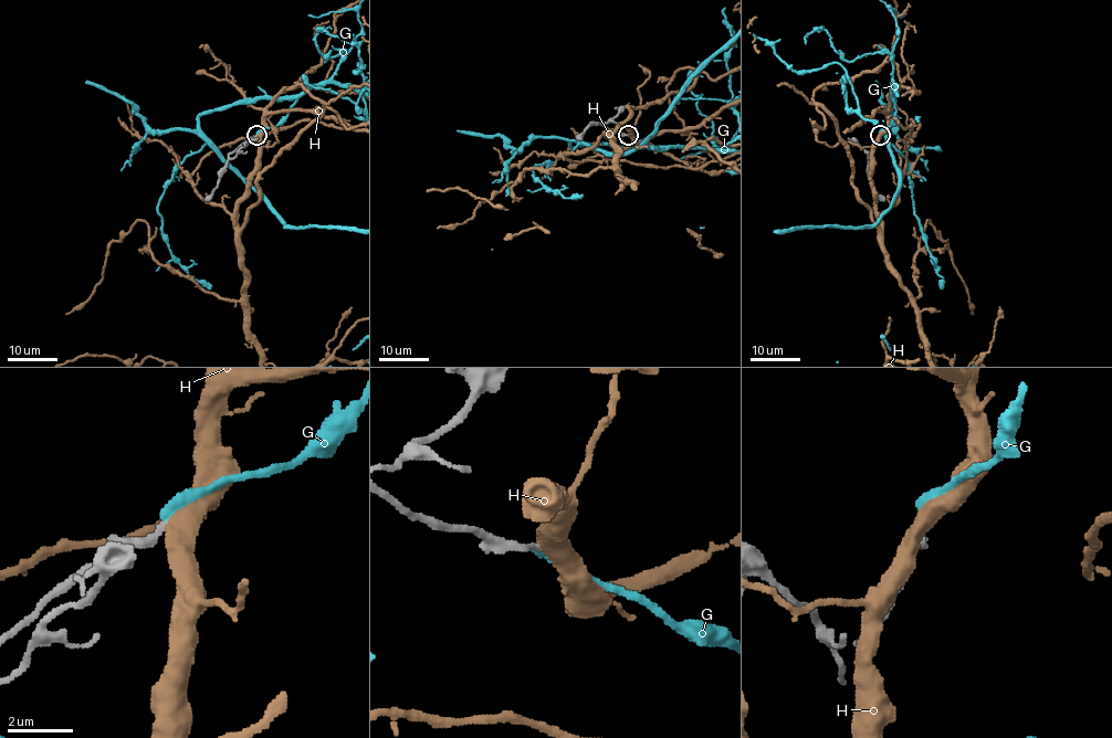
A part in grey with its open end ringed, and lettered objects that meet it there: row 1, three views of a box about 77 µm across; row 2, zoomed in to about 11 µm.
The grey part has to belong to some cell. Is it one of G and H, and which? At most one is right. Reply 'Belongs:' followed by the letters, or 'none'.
Belongs: G

